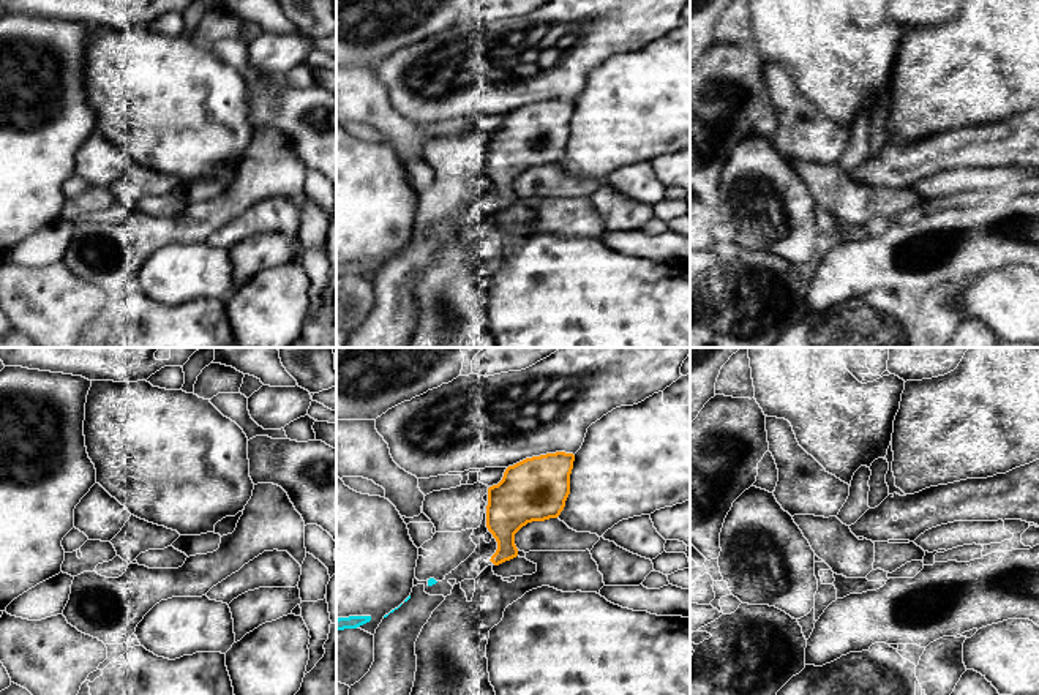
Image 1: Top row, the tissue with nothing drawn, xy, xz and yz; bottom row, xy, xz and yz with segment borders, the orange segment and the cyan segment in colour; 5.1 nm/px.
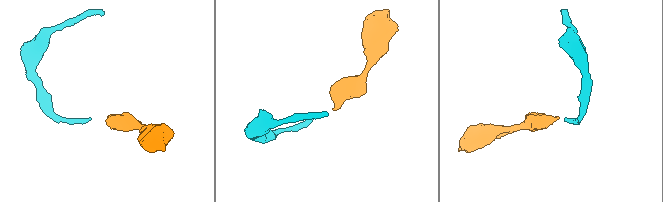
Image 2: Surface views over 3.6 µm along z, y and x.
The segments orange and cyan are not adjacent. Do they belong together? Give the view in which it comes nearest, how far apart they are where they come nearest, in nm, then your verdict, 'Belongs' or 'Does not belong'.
Closest in xz. Distance 300 nm. Belongs

